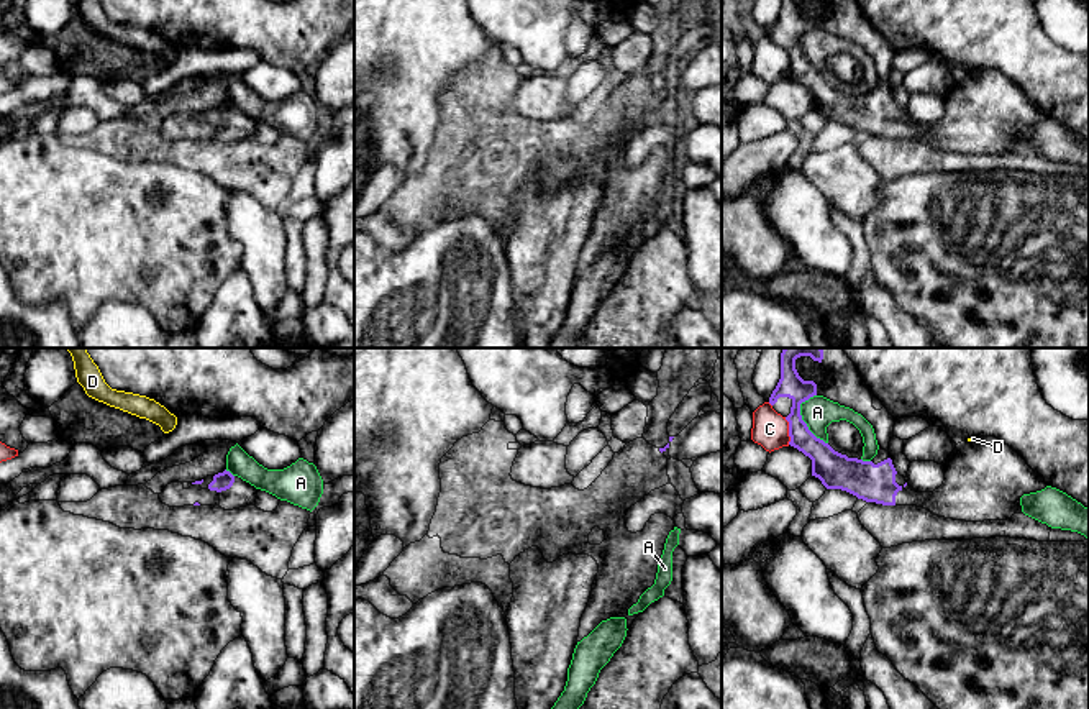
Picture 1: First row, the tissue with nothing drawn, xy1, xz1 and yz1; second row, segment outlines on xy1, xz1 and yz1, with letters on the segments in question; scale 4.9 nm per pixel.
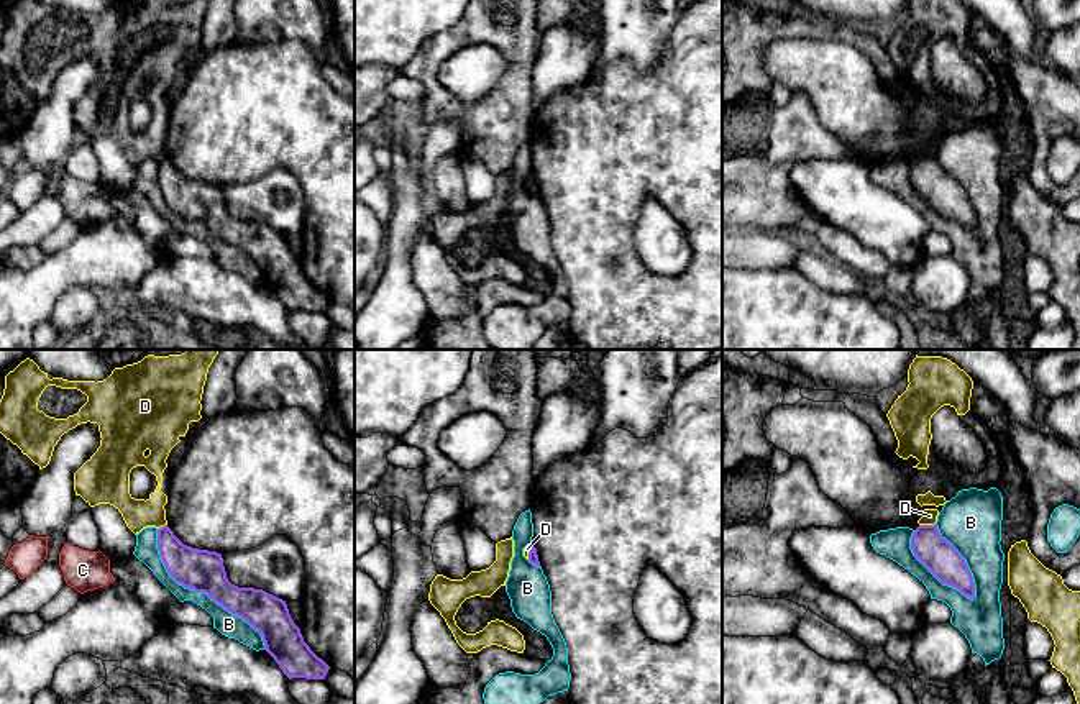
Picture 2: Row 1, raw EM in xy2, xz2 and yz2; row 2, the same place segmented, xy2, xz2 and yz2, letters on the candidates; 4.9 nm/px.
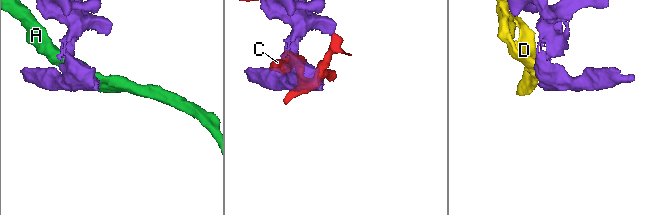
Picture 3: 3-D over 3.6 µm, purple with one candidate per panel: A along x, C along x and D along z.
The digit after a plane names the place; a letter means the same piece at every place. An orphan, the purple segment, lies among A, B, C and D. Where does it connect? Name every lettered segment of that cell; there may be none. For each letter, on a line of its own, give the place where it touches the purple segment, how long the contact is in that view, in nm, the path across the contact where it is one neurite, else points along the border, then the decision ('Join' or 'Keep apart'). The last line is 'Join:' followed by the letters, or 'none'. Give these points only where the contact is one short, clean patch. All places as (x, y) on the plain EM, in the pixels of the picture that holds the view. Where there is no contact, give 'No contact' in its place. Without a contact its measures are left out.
A: Touches purple at yz1 (801, 51). Shared border 260 nm. Keep apart
B: Touches purple at yz2 (931, 204). Shared border 460 nm. Keep apart
C: Touches purple at yz1 (789, 63). Shared border 140 nm. Keep apart
D: Touches purple at yz2 (926, 158). Shared border 80 nm. Boundary: yz2 (934, 155), (919, 158). Keep apart
Join: none

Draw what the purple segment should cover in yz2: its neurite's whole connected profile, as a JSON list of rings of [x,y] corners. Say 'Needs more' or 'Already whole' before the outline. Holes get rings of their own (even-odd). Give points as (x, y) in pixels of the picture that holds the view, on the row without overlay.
Already whole. [[[919,158],[911,169],[914,189],[942,215],[975,230],[975,217],[963,189],[940,169],[937,158]]]

